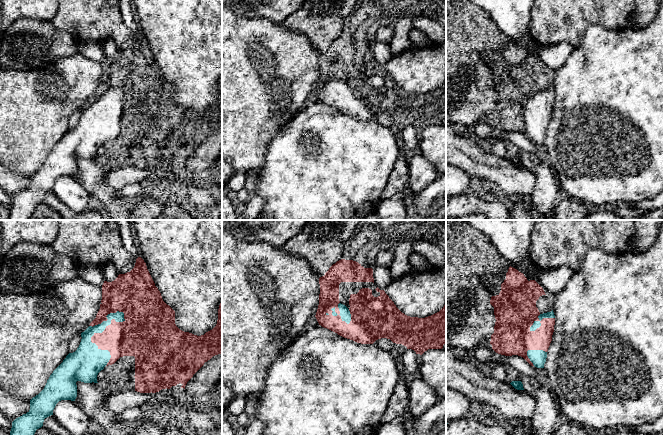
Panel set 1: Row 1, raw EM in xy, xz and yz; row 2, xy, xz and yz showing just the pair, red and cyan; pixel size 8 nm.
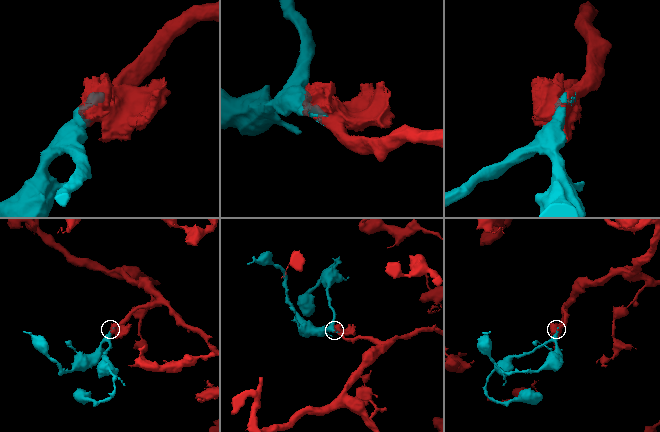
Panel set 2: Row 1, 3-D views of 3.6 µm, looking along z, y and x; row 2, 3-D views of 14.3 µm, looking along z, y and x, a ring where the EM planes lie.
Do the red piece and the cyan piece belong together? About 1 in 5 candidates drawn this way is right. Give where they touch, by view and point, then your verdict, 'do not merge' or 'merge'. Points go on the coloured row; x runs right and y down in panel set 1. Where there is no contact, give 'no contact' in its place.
xy (95, 333) | merge

